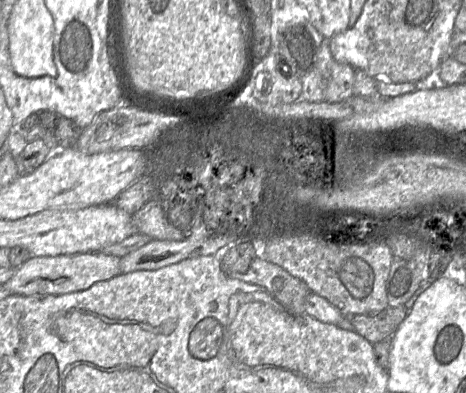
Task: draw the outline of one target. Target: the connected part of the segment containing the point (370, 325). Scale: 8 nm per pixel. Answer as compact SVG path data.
M404 306L387 307L377 313L358 314L349 318L353 330L371 344L391 339L396 329L408 315Z

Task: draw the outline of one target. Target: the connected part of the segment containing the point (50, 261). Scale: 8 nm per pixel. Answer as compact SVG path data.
M102 252L34 256L18 268L14 276L3 286L11 295L63 295L77 292L120 274L120 259Z

